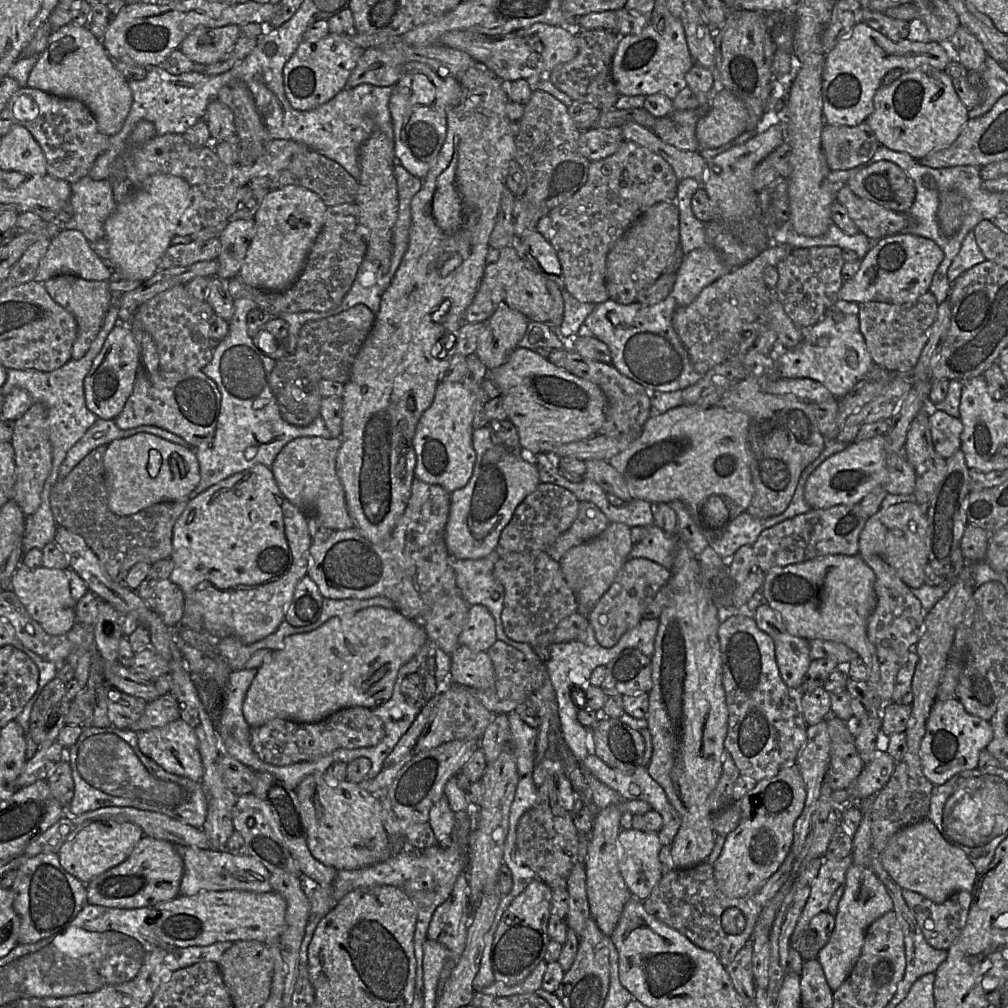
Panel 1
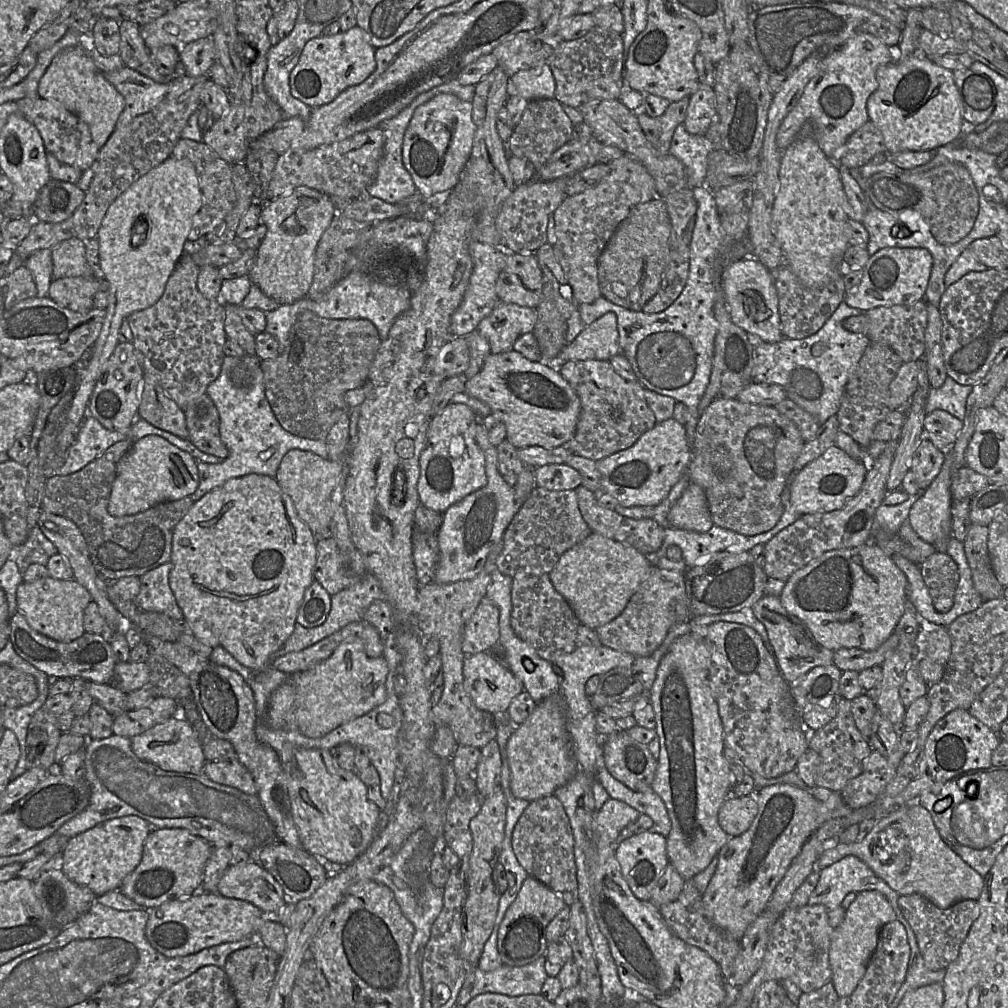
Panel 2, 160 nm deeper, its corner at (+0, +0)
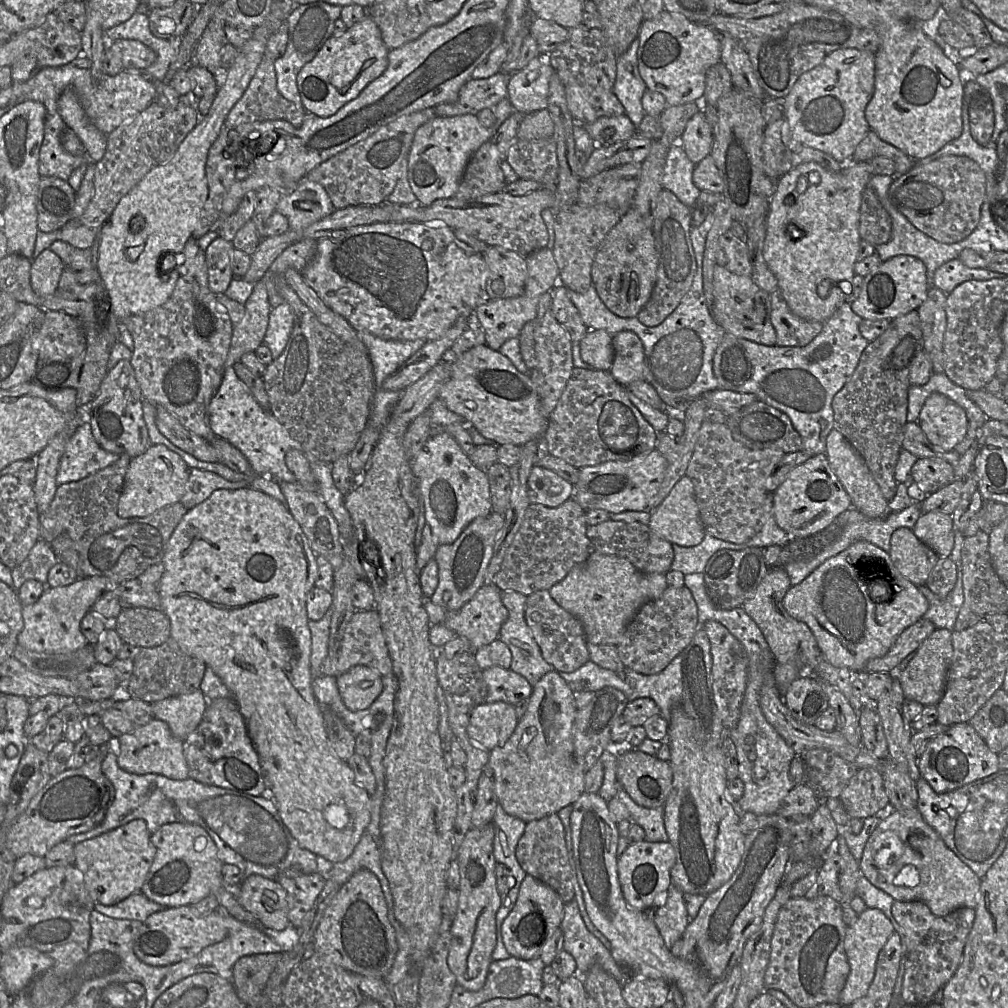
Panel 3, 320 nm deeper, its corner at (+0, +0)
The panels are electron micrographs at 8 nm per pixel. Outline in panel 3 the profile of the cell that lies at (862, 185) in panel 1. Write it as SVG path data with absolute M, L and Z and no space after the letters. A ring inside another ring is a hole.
M947 155L926 164L917 164L907 173L894 176L888 196L892 205L920 231L941 243L956 243L968 237L979 223L986 194L986 176L977 162L958 155Z

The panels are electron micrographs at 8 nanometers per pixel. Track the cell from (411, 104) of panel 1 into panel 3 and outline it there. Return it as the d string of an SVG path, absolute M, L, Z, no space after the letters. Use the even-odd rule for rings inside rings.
M475 114L436 116L420 126L408 156L408 180L419 203L430 205L438 199L455 196L471 156L493 134Z

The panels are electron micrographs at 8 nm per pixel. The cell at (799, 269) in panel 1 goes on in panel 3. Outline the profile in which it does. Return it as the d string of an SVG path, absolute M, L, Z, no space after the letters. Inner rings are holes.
M779 287L770 293L771 322L776 331L776 345L807 345L823 328L822 322L796 316L787 305Z

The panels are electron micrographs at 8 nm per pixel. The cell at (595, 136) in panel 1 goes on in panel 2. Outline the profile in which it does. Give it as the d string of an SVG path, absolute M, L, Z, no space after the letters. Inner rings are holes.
M594 136L587 142L571 139L559 148L537 171L534 180L553 181L596 164L602 143Z

